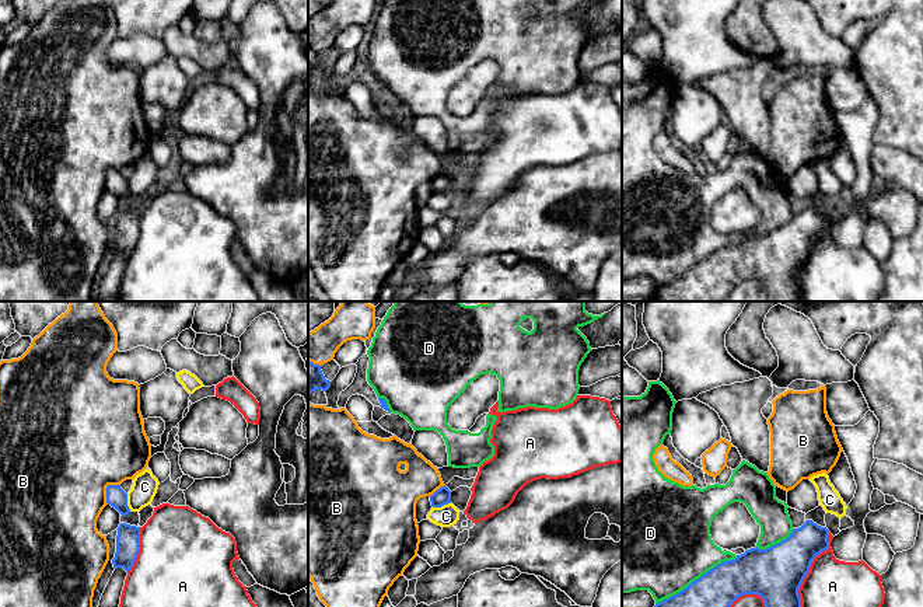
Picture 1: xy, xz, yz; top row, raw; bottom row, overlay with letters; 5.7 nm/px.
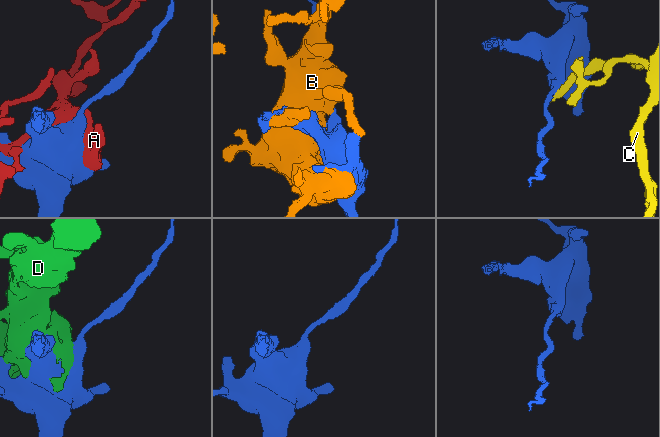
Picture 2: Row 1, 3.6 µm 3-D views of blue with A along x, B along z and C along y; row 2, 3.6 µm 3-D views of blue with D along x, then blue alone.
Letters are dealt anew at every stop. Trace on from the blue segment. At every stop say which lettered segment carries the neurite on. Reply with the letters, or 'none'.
none

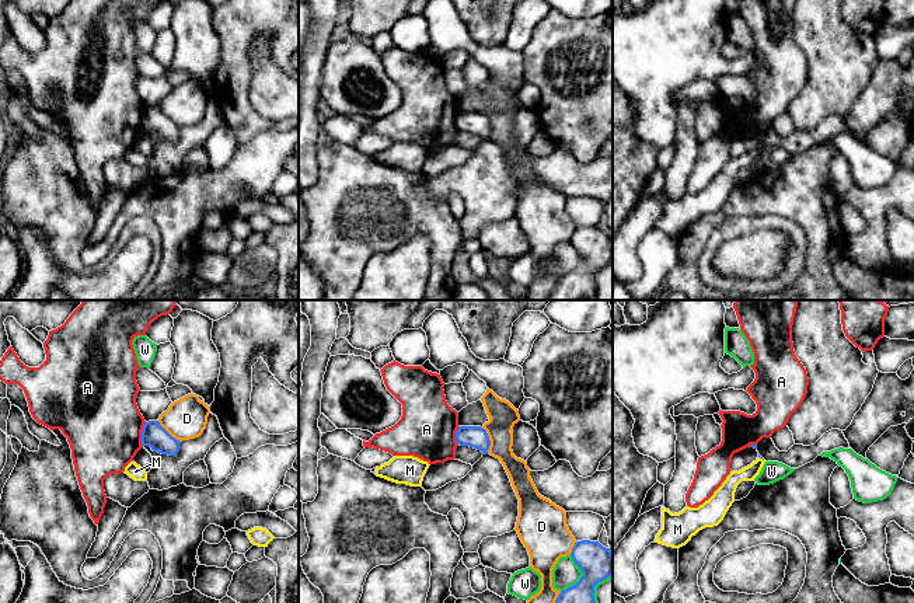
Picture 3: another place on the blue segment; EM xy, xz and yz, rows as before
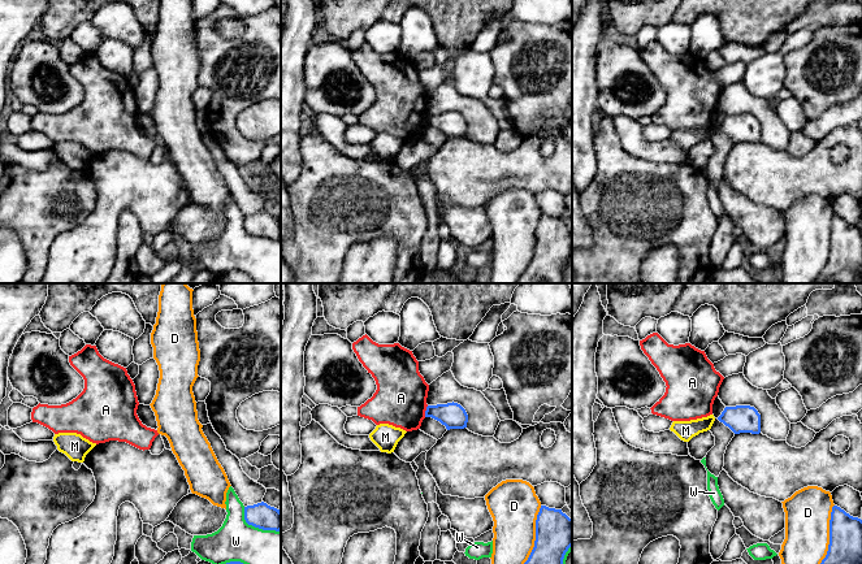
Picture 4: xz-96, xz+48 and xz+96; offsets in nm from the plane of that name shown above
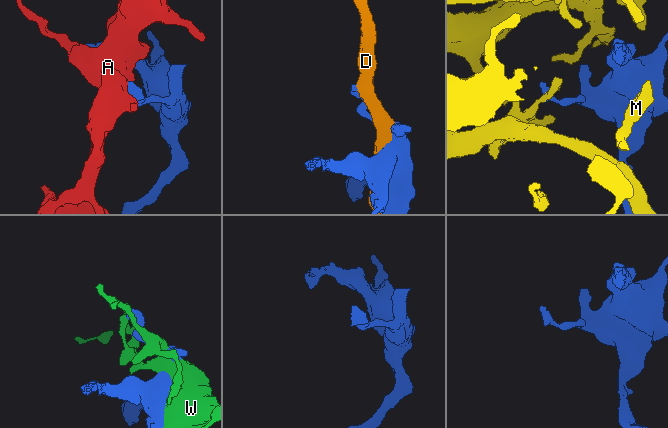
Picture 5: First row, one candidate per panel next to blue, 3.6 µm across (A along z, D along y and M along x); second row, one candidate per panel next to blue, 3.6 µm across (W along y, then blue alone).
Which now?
none

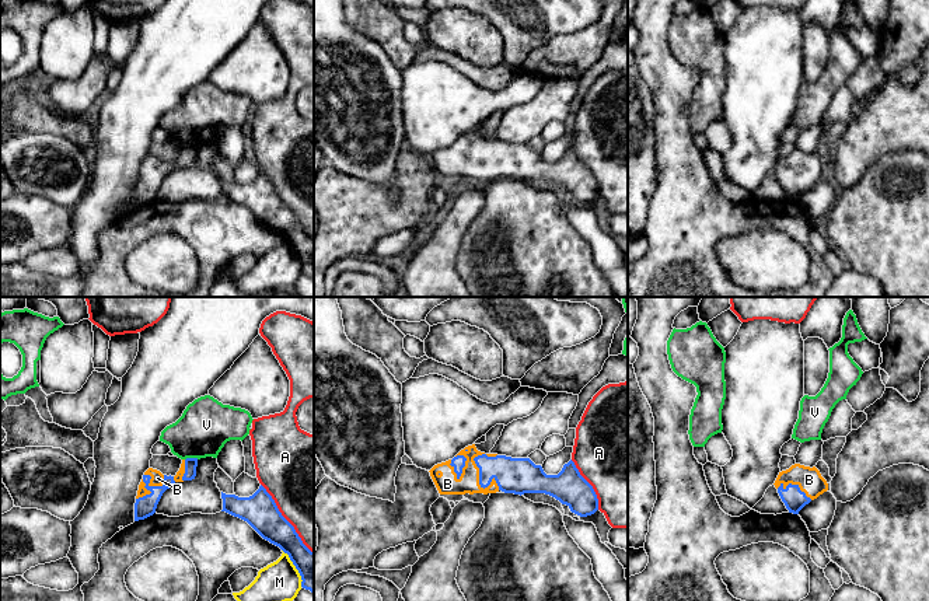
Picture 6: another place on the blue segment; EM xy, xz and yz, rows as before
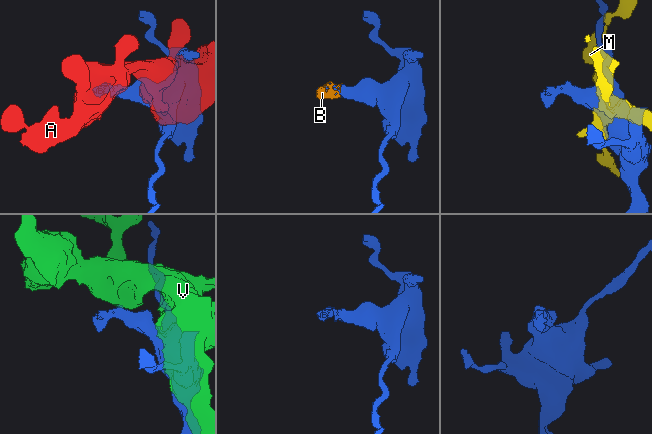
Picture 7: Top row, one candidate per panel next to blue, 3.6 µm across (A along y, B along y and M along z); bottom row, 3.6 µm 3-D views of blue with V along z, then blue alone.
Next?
B

